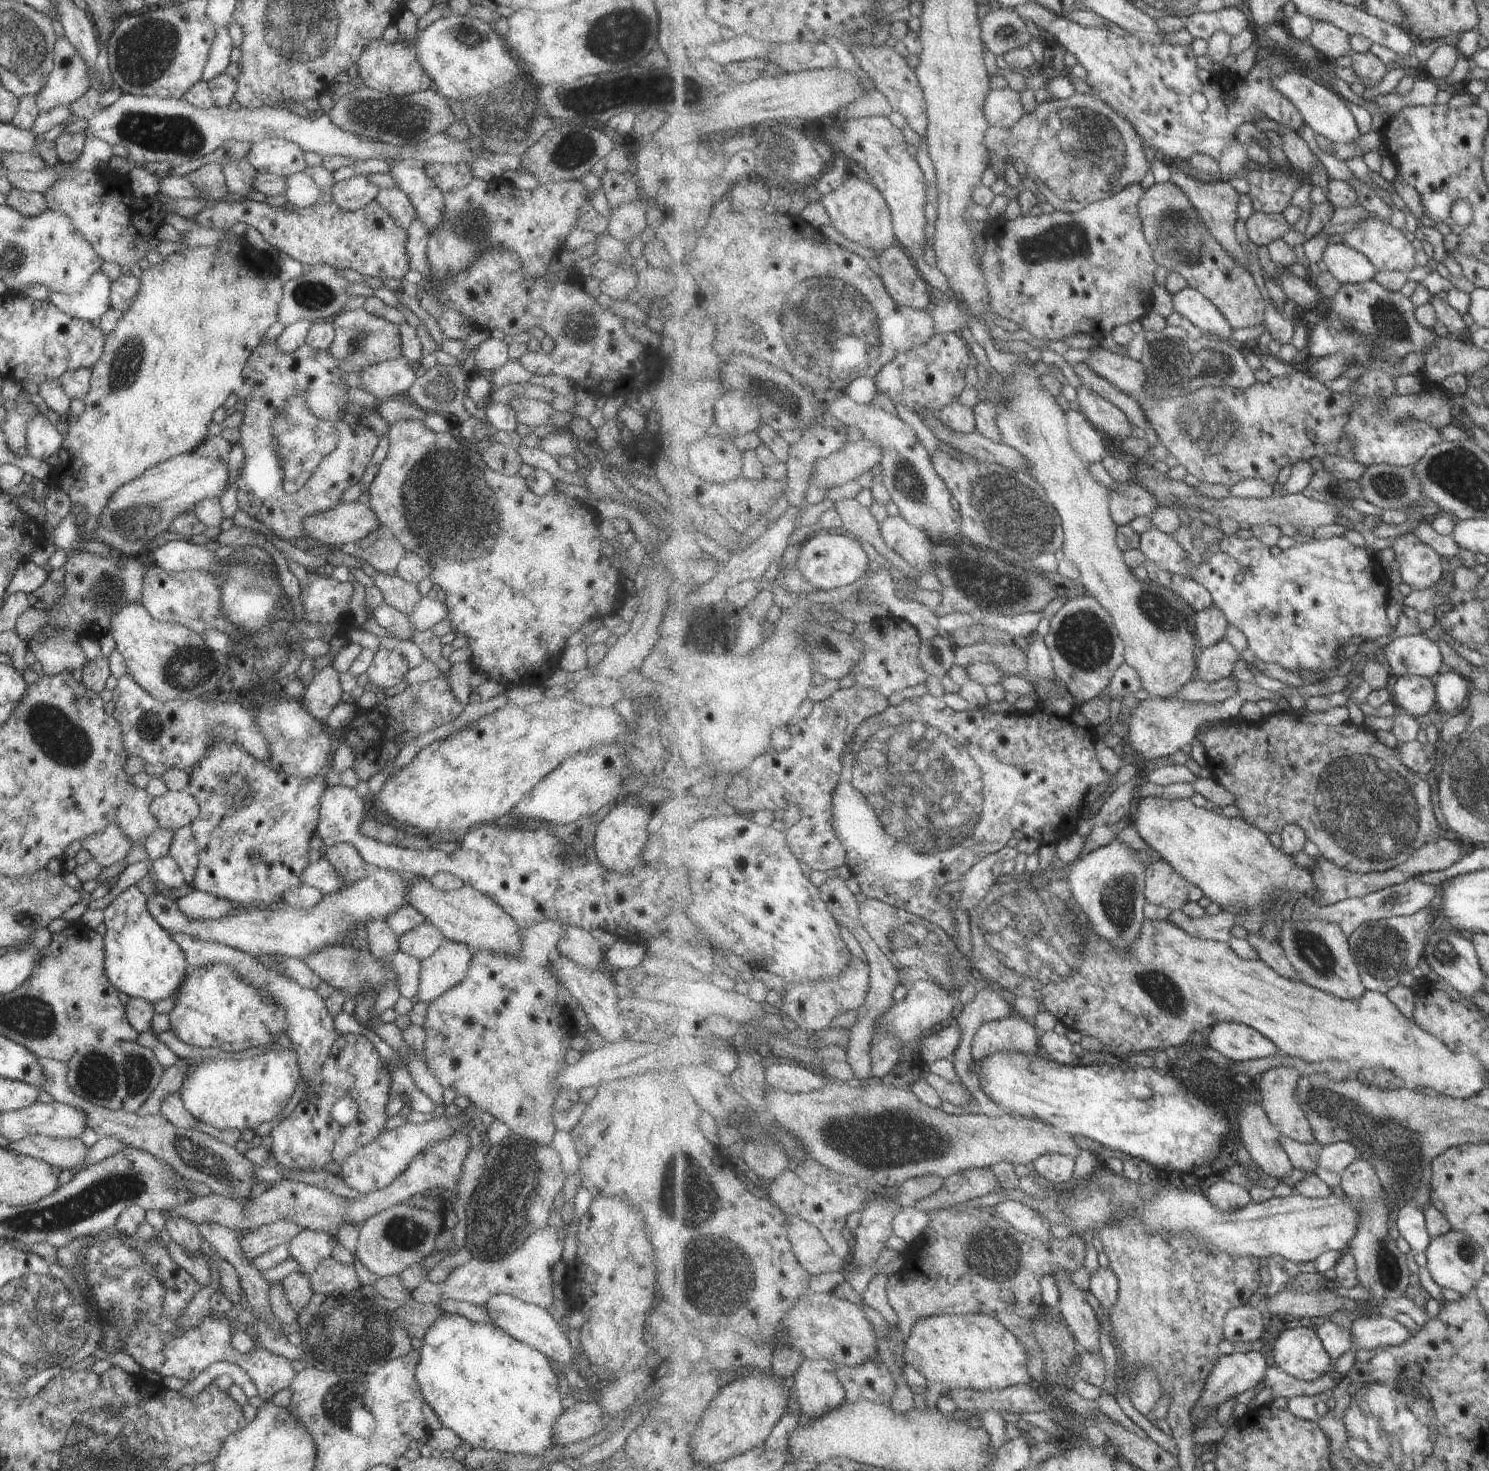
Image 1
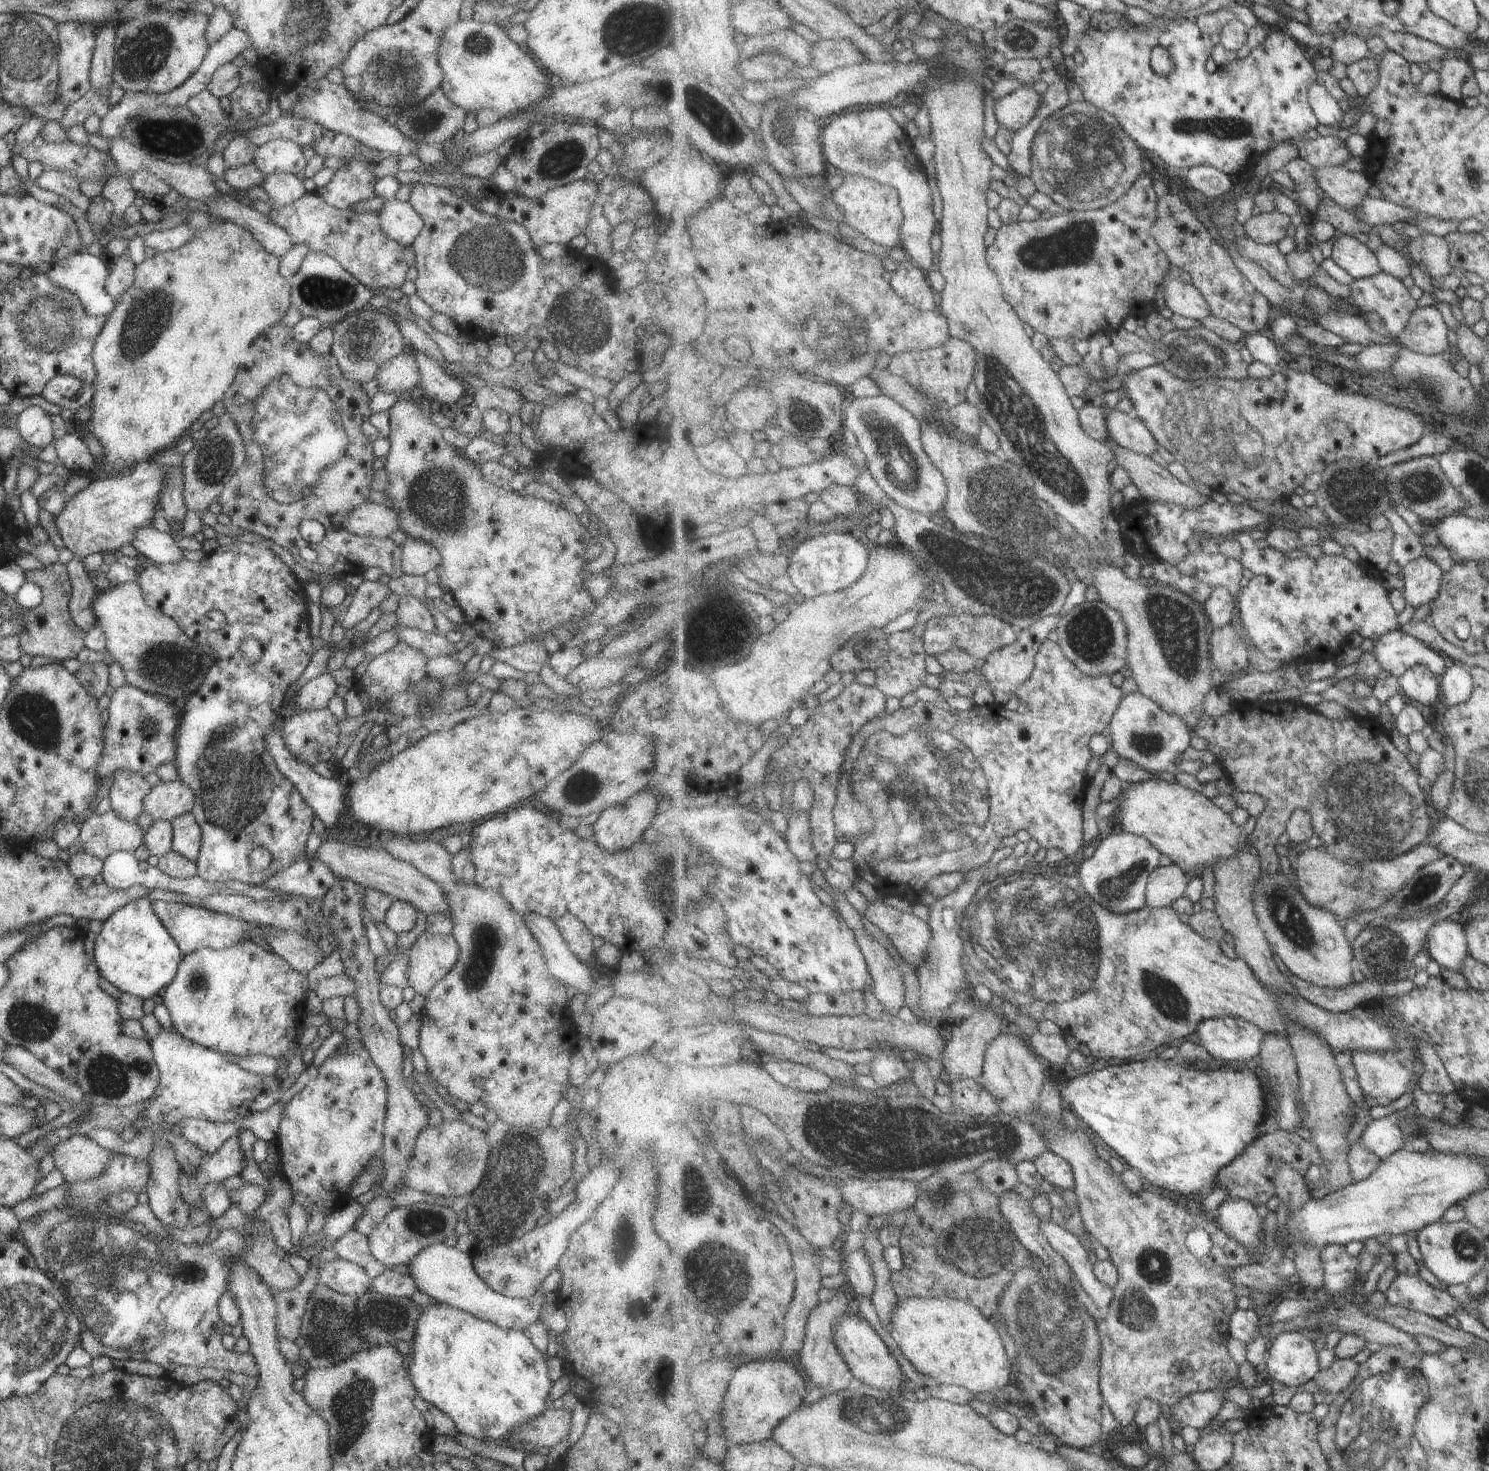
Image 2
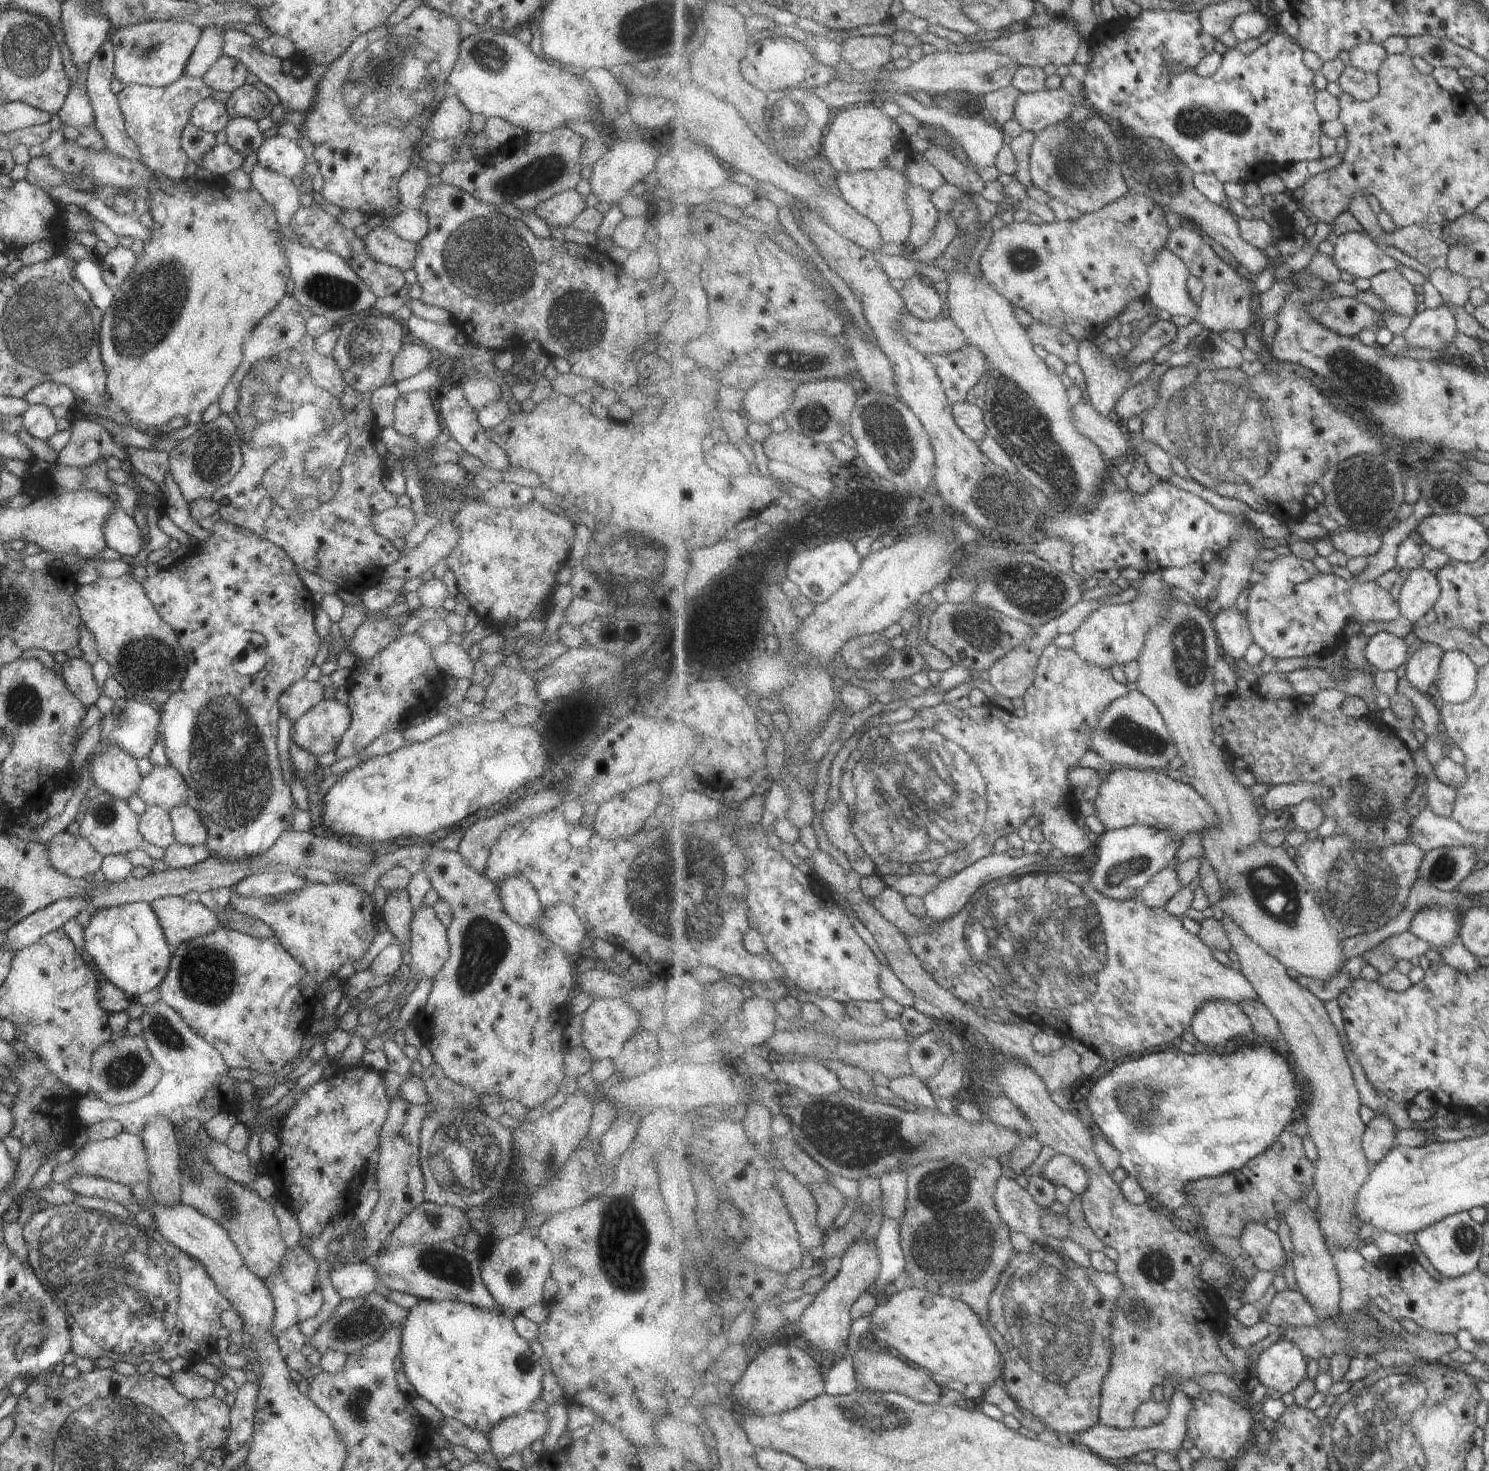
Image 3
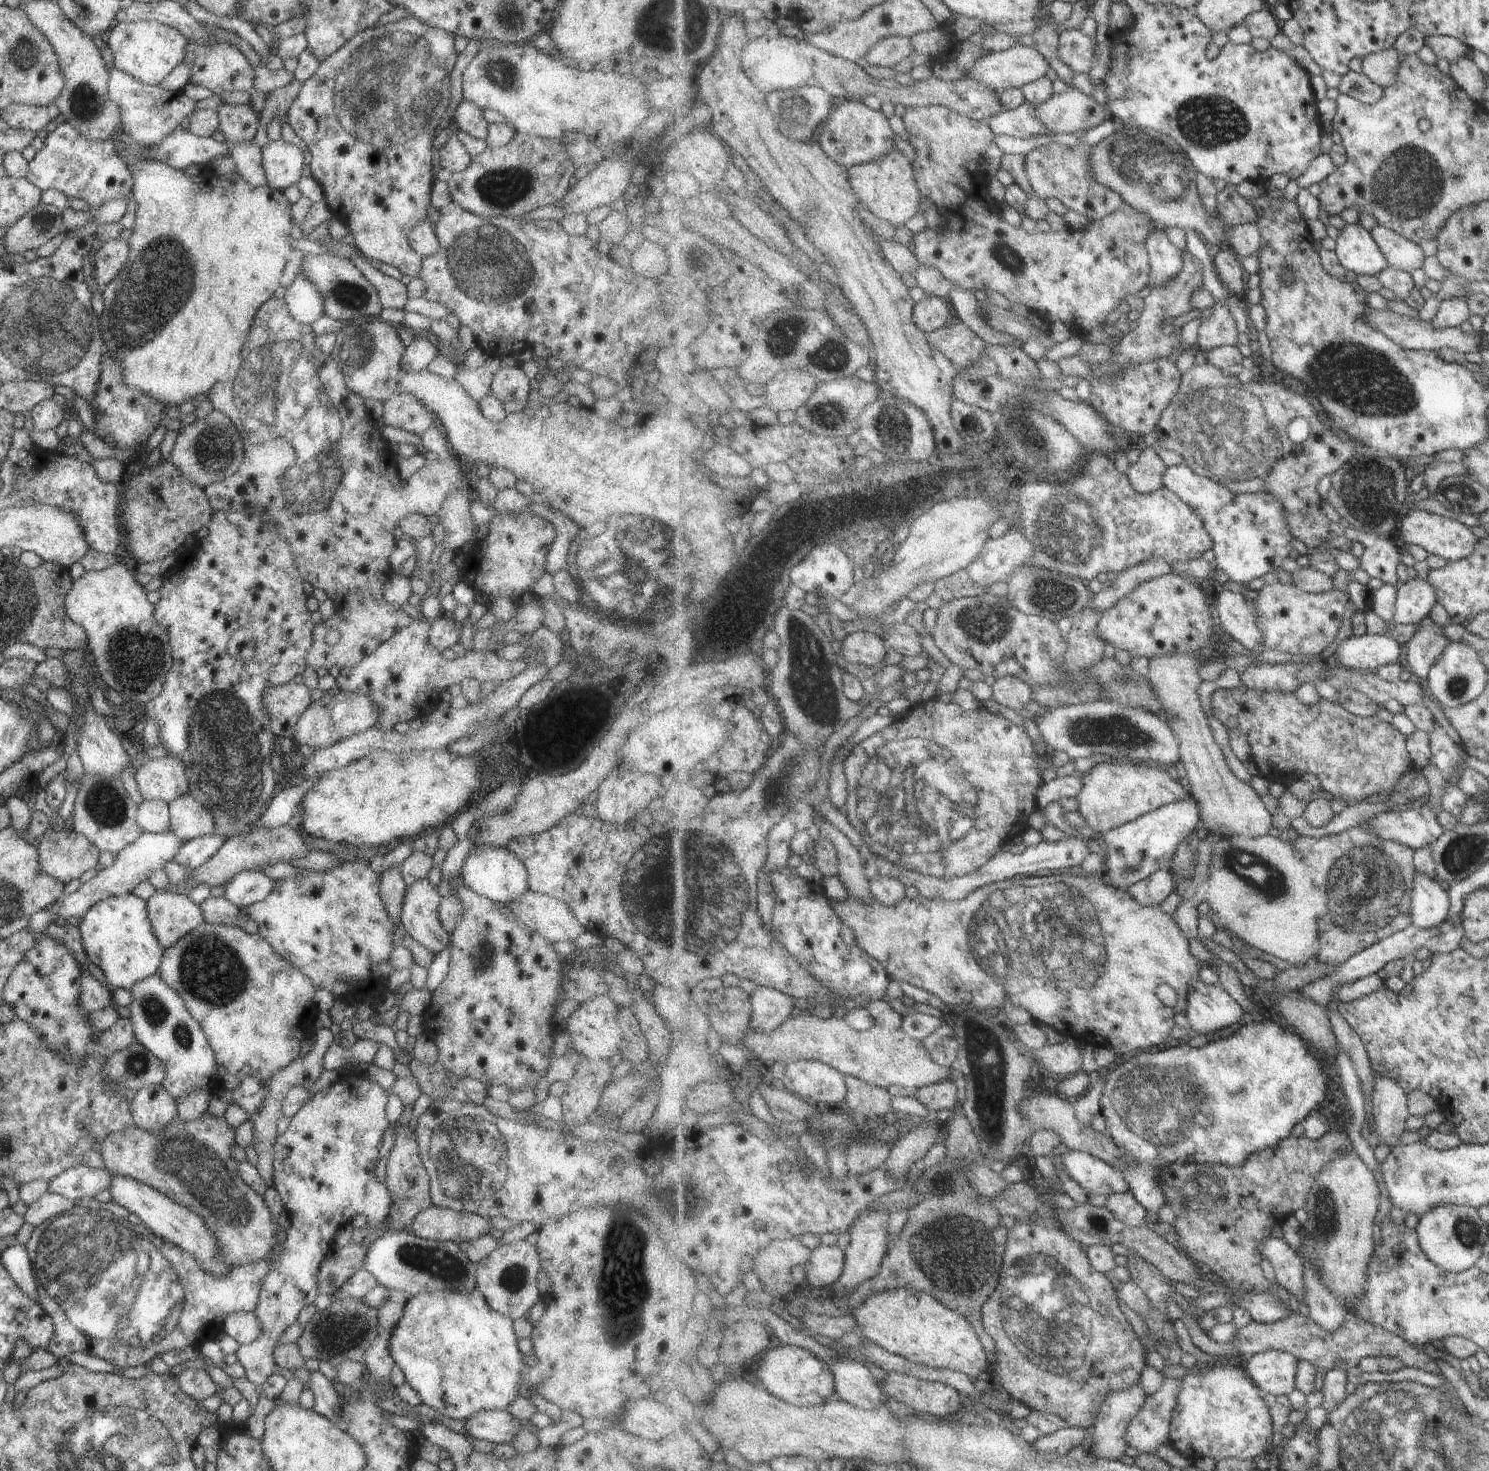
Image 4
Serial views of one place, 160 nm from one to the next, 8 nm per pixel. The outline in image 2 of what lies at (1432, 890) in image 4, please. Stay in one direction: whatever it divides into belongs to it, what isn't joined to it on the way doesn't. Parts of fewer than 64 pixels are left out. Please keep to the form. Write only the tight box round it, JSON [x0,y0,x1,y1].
[1427,919,1469,972]

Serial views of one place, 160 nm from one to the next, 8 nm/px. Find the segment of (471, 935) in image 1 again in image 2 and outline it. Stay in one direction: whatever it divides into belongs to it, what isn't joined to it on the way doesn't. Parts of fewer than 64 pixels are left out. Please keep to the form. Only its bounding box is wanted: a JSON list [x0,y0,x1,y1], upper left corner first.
[313,837,451,916]

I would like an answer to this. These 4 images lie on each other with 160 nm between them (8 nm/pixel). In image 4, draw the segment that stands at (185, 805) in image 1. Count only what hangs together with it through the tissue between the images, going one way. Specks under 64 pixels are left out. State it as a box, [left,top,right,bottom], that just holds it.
[135,754,189,803]

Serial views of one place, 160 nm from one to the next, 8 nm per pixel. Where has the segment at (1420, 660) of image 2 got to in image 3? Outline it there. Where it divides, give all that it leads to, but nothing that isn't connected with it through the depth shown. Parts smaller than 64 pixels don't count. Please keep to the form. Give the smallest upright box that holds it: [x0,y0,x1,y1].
[1367,633,1410,671]

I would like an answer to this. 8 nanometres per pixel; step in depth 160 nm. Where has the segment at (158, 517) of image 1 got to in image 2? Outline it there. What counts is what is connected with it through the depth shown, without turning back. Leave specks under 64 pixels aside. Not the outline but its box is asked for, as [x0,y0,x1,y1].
[53,461,164,631]

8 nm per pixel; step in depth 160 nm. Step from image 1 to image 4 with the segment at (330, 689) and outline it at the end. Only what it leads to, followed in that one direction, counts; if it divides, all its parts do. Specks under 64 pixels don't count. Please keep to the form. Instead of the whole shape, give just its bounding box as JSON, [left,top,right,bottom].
[262,680,311,737]

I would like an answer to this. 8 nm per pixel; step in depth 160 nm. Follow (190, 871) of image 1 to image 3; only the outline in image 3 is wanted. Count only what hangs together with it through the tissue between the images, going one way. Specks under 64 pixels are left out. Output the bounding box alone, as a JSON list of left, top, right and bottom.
[170,803,209,845]

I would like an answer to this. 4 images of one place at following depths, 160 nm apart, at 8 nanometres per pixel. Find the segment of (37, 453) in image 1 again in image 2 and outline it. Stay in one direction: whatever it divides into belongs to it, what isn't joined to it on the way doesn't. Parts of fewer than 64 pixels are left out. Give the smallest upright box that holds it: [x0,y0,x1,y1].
[18,405,54,448]

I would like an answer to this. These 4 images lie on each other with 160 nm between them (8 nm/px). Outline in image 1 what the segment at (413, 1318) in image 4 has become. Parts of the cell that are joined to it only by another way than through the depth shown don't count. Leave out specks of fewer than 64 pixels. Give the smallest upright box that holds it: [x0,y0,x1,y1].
[416,1313,563,1454]

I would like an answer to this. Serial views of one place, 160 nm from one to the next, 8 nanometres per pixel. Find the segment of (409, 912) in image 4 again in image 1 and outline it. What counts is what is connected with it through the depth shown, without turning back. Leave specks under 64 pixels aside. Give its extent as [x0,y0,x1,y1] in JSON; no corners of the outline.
[415,938,473,1004]

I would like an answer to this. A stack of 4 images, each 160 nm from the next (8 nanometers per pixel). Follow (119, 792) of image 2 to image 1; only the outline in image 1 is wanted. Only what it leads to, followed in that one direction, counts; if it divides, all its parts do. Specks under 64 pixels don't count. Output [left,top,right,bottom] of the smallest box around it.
[116,787,158,842]

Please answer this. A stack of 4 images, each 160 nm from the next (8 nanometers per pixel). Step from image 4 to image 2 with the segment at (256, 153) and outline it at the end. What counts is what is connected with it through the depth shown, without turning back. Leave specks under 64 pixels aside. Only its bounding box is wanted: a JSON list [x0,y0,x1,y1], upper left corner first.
[261,173,306,209]

